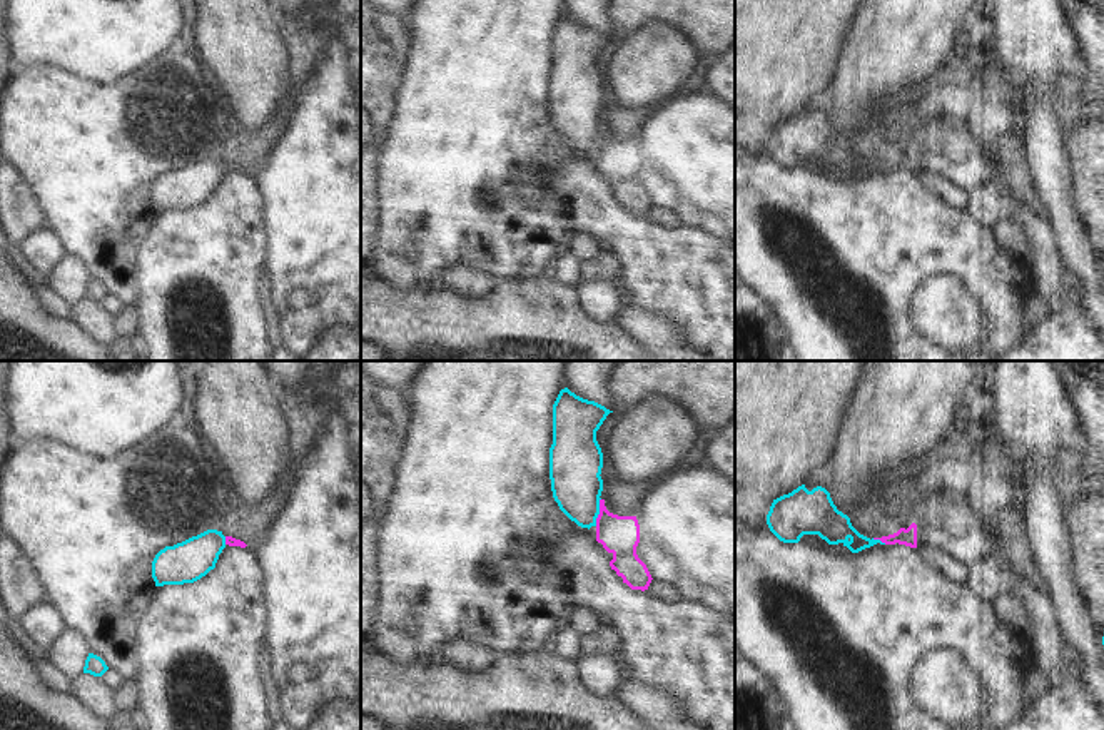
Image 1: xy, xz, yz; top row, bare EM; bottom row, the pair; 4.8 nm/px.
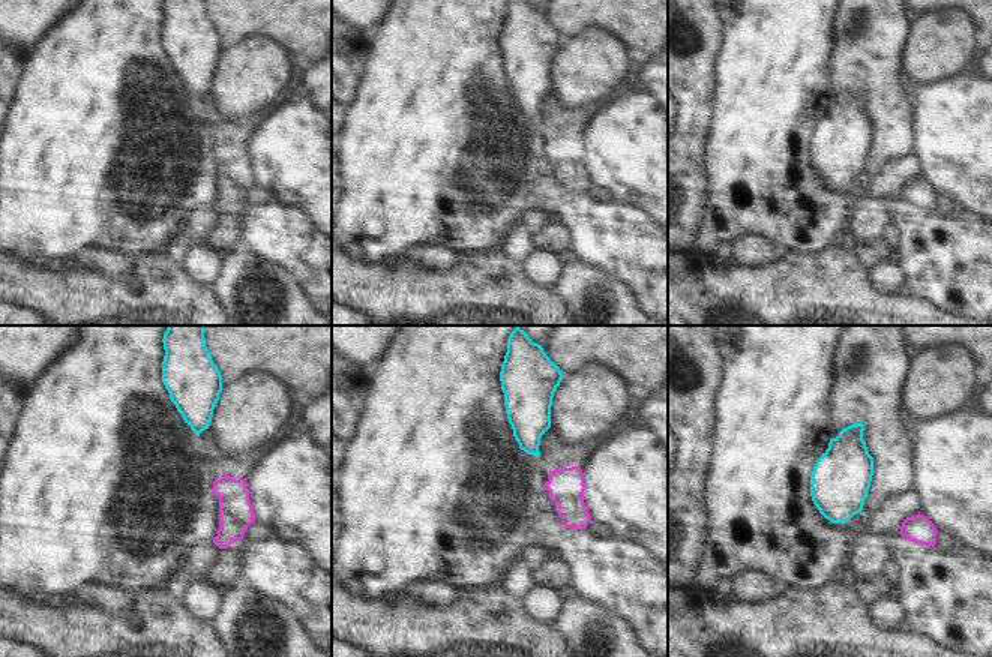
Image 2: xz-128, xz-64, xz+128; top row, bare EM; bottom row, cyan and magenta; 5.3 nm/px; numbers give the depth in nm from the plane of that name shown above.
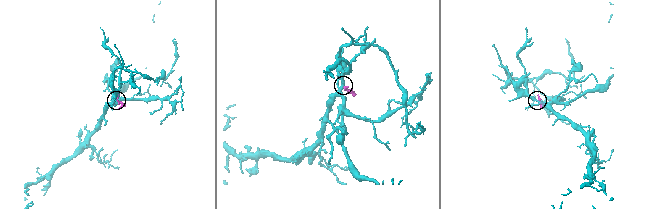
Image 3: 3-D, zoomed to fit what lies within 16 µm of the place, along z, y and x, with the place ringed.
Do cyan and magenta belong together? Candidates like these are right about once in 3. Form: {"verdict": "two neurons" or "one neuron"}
{"verdict": "two neurons"}

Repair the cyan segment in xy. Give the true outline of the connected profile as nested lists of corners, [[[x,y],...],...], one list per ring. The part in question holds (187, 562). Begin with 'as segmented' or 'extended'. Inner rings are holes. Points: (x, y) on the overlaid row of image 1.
as segmented; [[[207,530],[174,546],[160,550],[152,561],[155,586],[194,583],[215,568],[225,548],[222,531]]]

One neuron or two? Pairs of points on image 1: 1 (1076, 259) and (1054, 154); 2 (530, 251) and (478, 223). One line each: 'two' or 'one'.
1: one
2: one

